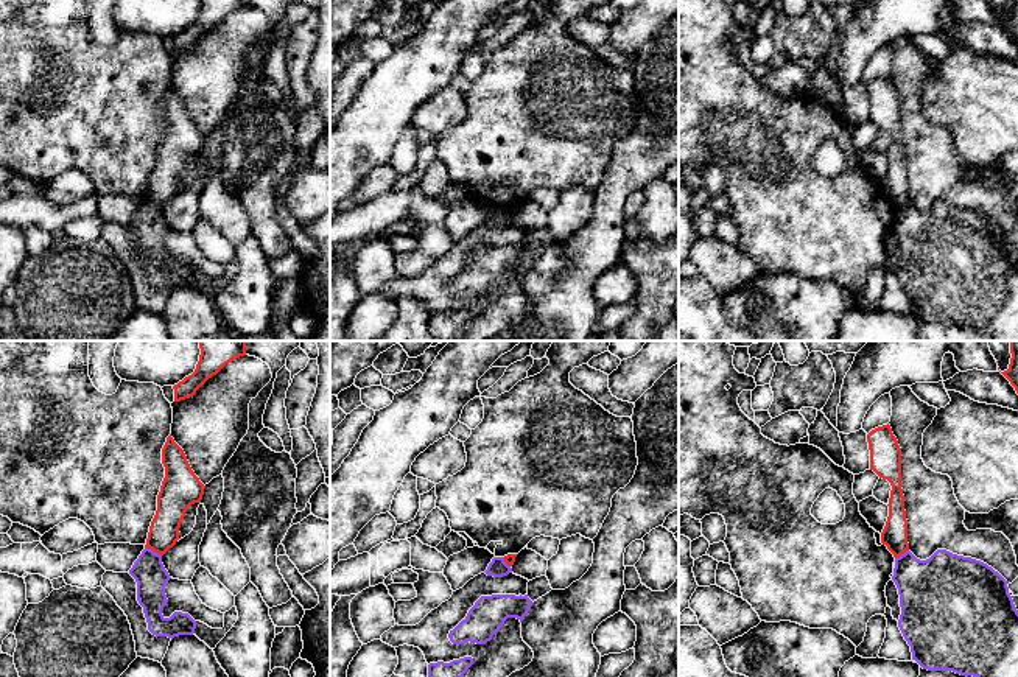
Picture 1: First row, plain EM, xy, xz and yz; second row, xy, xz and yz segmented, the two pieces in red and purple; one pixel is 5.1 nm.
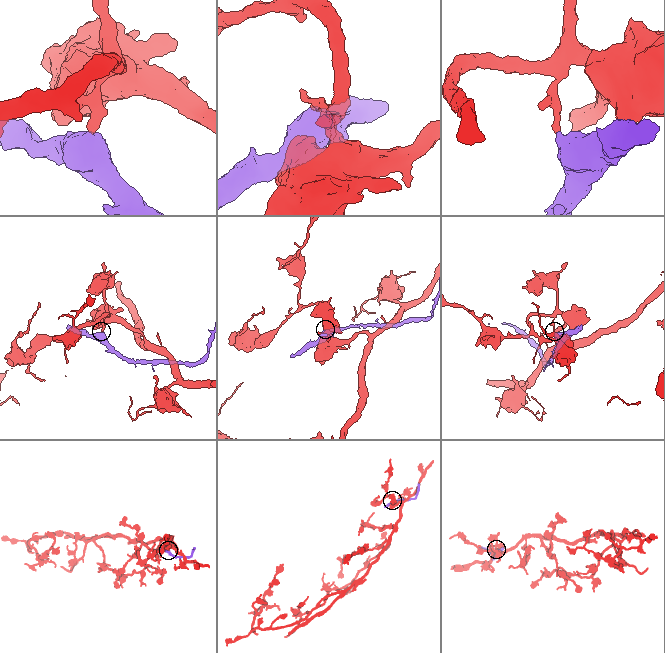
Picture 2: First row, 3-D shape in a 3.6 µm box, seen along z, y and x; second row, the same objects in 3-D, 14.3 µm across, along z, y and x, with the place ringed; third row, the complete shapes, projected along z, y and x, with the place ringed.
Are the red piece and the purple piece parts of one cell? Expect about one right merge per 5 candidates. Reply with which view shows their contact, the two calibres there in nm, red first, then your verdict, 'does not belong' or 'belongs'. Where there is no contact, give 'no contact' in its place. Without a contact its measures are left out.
contact in xy; calibres 160 and 170 nm; does not belong

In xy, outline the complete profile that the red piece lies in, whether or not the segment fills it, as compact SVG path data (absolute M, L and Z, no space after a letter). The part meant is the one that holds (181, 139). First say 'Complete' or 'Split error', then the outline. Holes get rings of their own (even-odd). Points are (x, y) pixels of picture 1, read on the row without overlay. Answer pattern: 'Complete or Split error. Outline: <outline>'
Complete. Outline: M171 86L162 100L162 115L165 129L157 146L157 162L145 196L145 199L160 207L176 196L187 160L195 154L201 154L205 140Z

